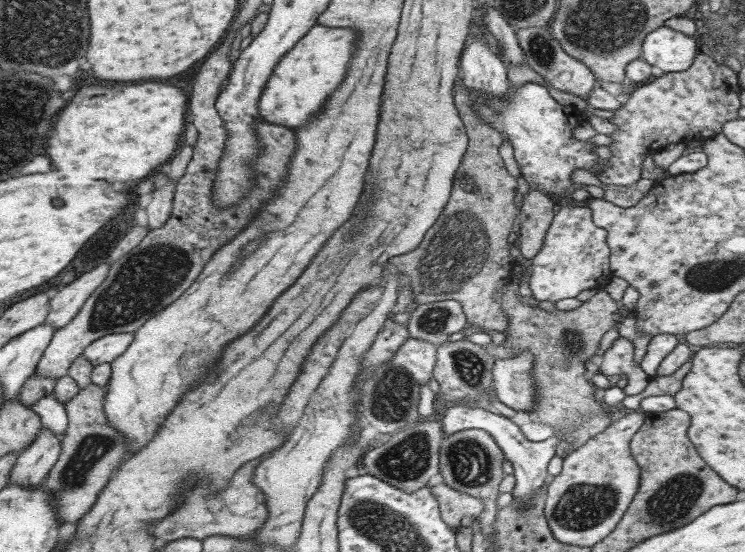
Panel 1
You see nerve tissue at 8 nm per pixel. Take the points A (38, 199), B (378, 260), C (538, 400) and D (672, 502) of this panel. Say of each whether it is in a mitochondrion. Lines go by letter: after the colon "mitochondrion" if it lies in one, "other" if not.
A: other
B: other
C: other
D: mitochondrion

